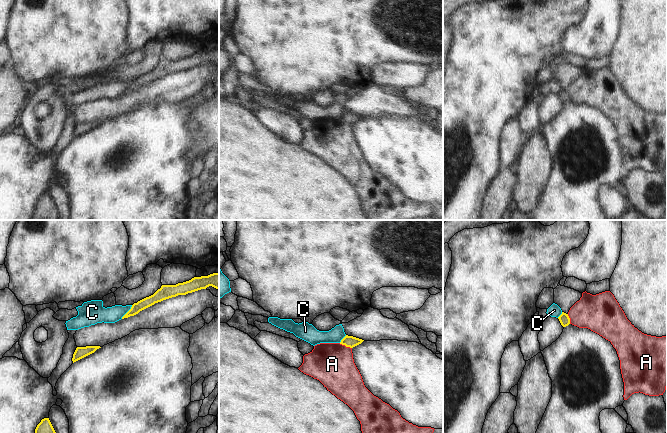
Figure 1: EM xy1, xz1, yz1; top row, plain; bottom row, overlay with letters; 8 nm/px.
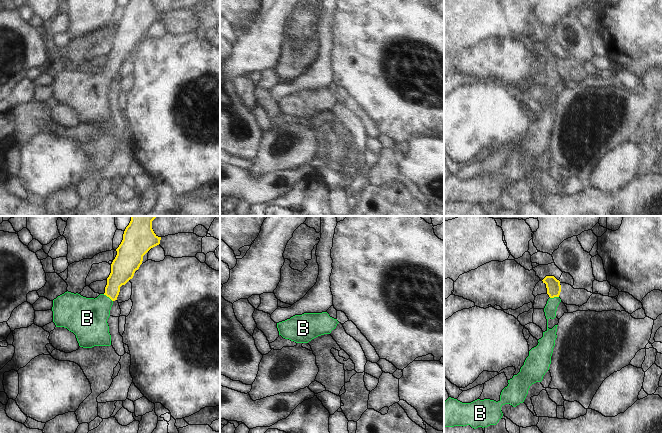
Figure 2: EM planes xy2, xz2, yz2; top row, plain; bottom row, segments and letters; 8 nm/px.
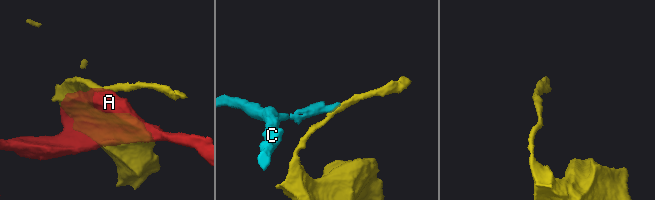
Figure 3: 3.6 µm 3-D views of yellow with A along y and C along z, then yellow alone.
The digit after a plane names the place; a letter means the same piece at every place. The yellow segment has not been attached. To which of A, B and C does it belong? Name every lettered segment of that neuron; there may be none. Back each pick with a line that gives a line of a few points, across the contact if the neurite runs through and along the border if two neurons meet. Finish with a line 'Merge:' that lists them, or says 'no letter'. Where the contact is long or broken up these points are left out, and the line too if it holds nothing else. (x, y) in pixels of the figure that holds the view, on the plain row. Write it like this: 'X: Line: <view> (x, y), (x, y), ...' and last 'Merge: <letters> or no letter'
B: Line: xy2 (122, 45), (108, 72), (87, 94)
Merge: B.

